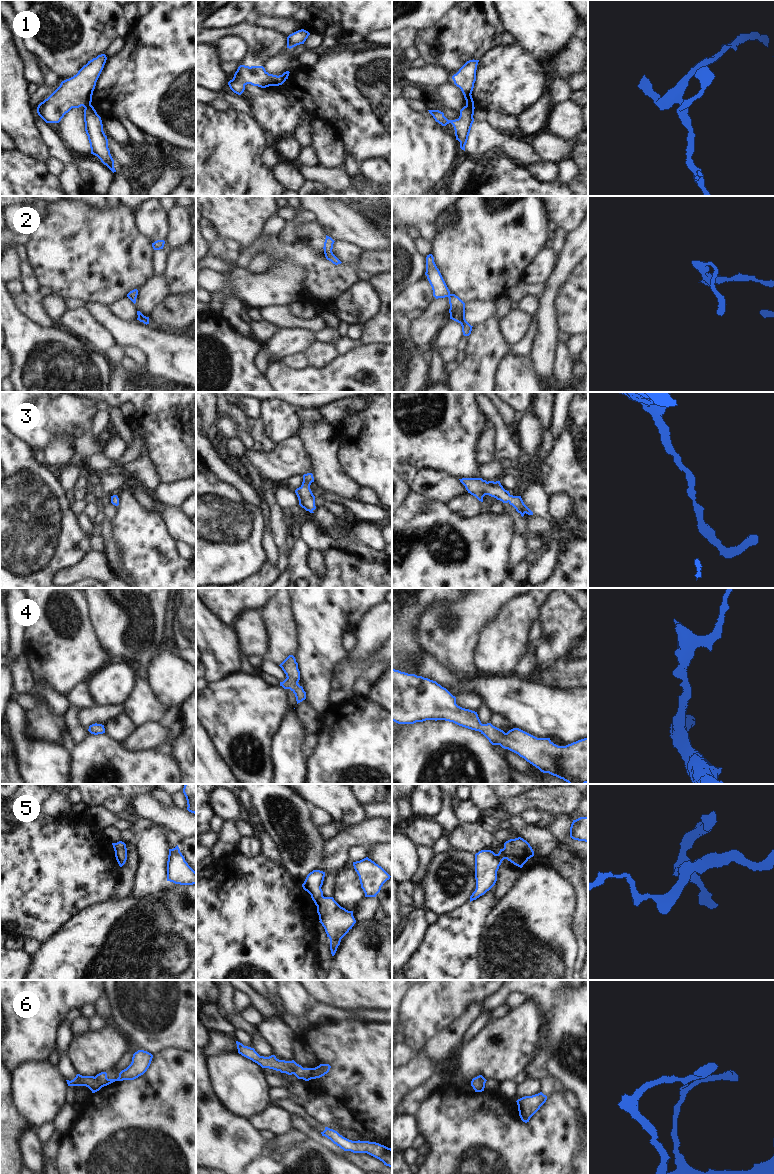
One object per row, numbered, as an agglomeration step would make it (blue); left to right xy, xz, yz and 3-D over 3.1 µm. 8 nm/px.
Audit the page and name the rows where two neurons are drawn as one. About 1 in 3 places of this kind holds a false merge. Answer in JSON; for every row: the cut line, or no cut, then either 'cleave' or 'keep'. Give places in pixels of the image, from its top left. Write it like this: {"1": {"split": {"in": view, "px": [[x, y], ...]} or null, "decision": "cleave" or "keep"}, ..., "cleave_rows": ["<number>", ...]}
{"1": {"split": {"in": "yz", "px": [[466, 104], [473, 109]]}, "decision": "cleave"}, "2": {"split": null, "decision": "keep"}, "3": {"split": null, "decision": "keep"}, "4": {"split": null, "decision": "keep"}, "5": {"split": {"in": "yz", "px": [[502, 849], [505, 858]]}, "decision": "cleave"}, "6": {"split": null, "decision": "keep"}, "cleave_rows": ["1", "5"]}

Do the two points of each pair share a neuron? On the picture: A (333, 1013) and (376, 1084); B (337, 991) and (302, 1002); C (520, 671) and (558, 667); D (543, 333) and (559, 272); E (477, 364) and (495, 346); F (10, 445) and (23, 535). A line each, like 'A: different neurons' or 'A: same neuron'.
A: different neurons
B: different neurons
C: different neurons
D: same neuron
E: same neuron
F: same neuron

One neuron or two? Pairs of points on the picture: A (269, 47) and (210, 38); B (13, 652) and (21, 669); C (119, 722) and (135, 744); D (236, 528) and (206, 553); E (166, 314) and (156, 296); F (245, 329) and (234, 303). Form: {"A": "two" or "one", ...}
{"A": "one", "B": "two", "C": "two", "D": "one", "E": "two", "F": "one"}

